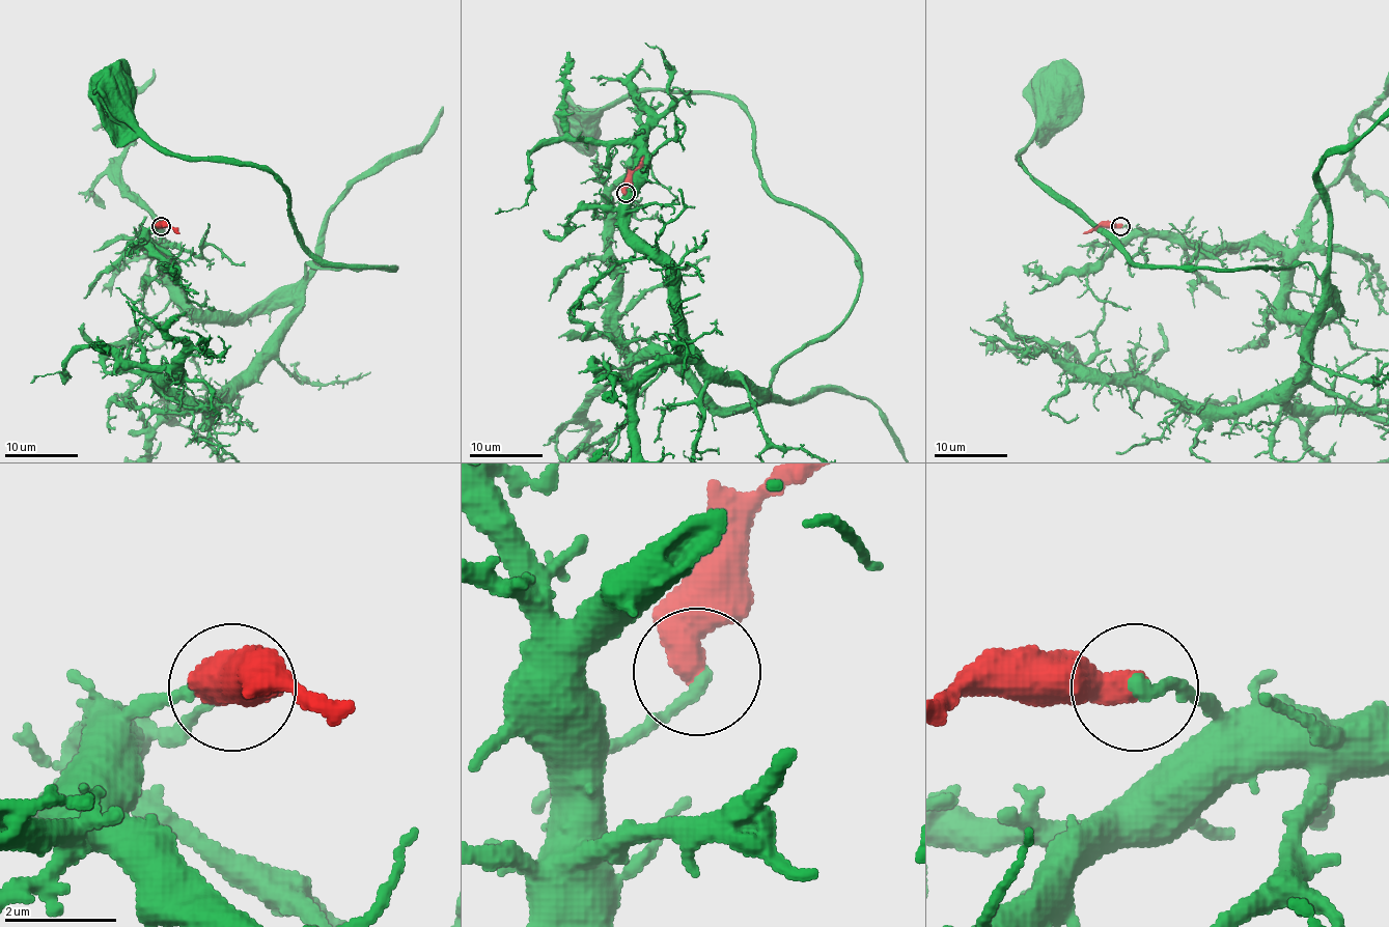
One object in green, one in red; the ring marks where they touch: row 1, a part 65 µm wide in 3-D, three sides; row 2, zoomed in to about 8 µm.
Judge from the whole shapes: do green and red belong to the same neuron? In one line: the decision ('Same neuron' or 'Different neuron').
Different neuron

